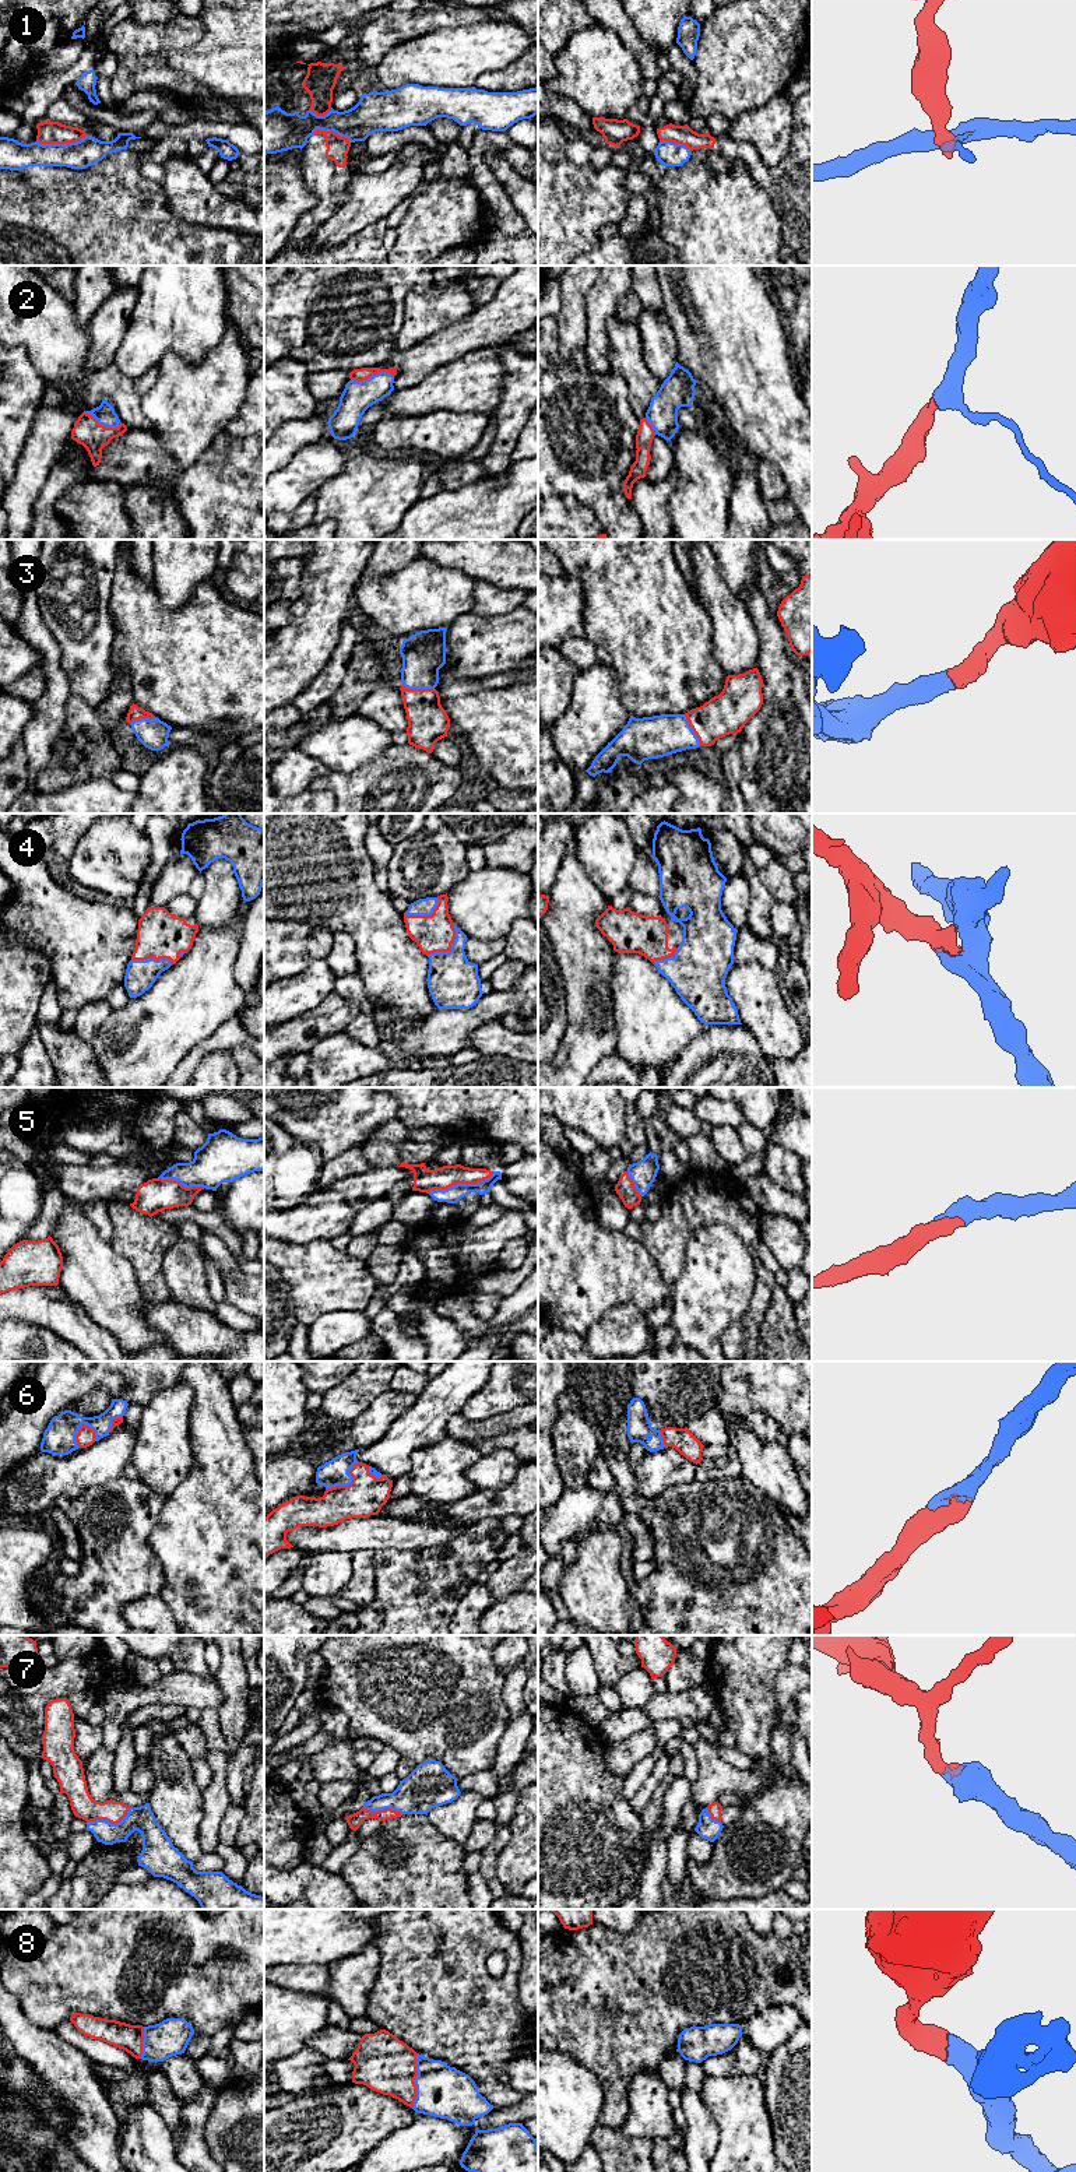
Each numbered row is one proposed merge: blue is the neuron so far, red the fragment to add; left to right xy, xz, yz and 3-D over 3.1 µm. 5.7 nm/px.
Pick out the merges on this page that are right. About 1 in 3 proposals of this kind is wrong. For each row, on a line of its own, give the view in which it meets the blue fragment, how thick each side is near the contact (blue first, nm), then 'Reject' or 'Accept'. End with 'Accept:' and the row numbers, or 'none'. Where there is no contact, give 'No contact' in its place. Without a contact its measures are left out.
1: Touches blue in xy. Thickness 160 nm (blue) against 130 nm. Reject
2: Touches blue in xz. Thickness 180 nm (blue) against 80 nm. Accept
3: Touches blue in xz. Thickness 260 nm (blue) against 240 nm. Accept
4: Touches blue in xz. Thickness 300 nm (blue) against 220 nm. Accept
5: Touches blue in xz. Thickness 100 nm (blue) against 130 nm. Accept
6: Touches blue in xz. Thickness 150 nm (blue) against 220 nm. Accept
7: Touches blue in xy. Thickness 150 nm (blue) against 140 nm. Accept
8: Touches blue in xz. Thickness 300 nm (blue) against 320 nm. Accept
Accept: 2, 3, 4, 5, 6, 7, 8

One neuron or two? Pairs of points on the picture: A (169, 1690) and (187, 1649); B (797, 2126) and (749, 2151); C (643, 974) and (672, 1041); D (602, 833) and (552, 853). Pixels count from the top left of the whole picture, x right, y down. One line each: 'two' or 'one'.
A: two
B: two
C: one
D: two

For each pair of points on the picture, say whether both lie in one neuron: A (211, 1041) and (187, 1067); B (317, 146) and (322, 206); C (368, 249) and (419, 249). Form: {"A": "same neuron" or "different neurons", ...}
{"A": "same neuron", "B": "same neuron", "C": "different neurons"}

